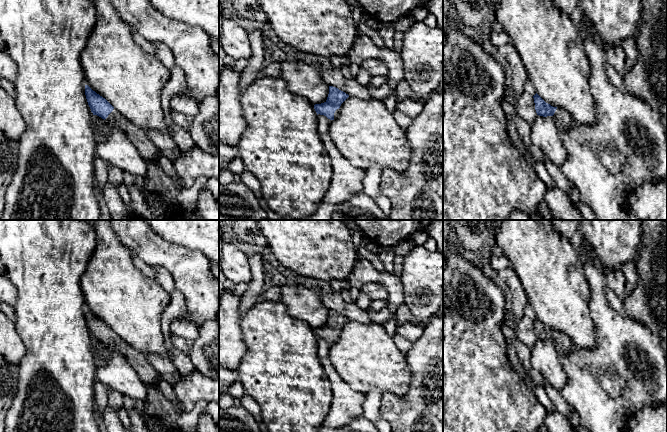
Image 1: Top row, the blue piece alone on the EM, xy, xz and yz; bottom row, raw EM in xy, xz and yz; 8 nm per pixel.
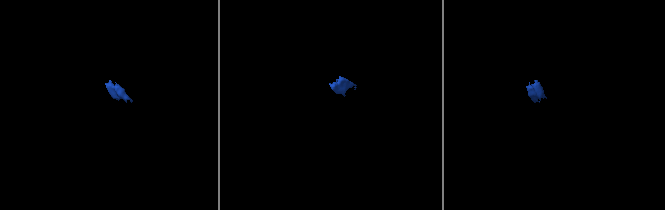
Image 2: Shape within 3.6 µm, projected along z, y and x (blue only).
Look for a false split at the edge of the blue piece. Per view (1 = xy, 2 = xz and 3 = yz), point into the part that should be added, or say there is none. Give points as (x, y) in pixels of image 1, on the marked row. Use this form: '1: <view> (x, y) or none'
1: xy (148, 150)
2: xz (337, 112)
3: yz (562, 119)

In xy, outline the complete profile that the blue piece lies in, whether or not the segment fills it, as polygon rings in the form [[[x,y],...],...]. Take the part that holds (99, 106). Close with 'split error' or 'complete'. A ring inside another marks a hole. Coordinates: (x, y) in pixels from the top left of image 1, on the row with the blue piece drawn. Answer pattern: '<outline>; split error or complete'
[[[85,85],[85,95],[93,115],[104,119],[110,126],[120,128],[145,160],[157,161],[160,149],[145,132],[128,121],[105,98]]]; split error

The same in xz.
[[[329,86],[329,94],[327,100],[321,104],[315,104],[314,109],[318,114],[326,116],[330,120],[334,120],[340,114],[341,104],[349,97],[348,94],[336,87]]]; split error

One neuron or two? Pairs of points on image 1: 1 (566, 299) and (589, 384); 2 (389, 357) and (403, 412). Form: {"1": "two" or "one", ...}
{"1": "two", "2": "two"}

